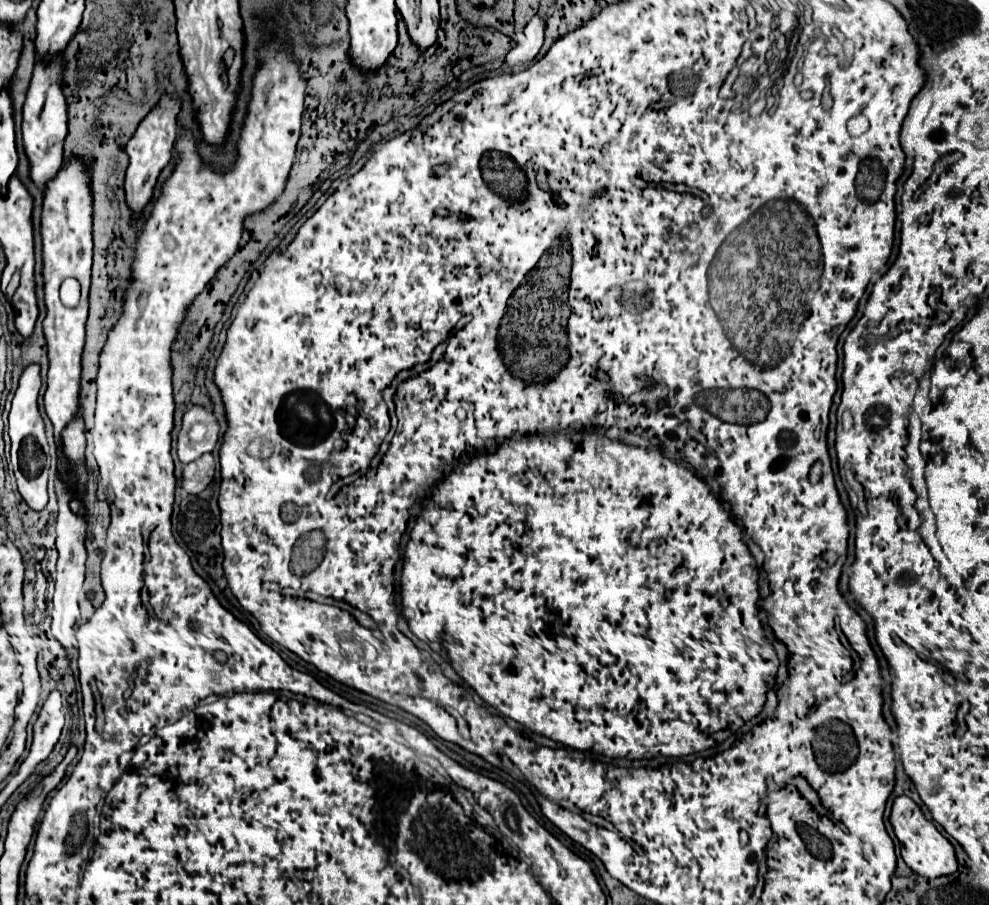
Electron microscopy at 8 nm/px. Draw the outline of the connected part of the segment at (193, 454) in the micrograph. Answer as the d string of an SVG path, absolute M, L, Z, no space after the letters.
M192 406L184 412L178 432L176 452L182 464L194 462L206 452L212 452L218 442L218 422L208 408Z

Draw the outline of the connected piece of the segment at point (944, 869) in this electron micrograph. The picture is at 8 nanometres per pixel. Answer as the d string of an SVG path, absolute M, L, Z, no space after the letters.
M898 796L894 806L892 806L892 814L890 814L890 822L894 826L896 838L902 844L902 858L908 864L908 868L924 878L938 878L938 876L946 876L946 874L954 874L958 868L956 862L956 854L954 854L954 846L948 842L946 836L942 836L936 826L926 820L926 816L922 814L922 810L916 806L916 802L912 802L908 796Z

